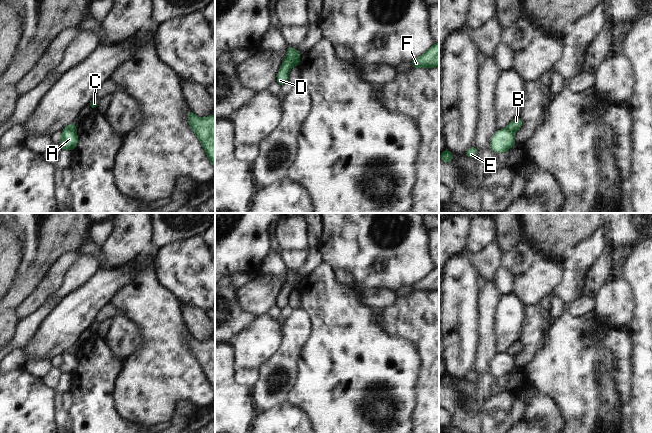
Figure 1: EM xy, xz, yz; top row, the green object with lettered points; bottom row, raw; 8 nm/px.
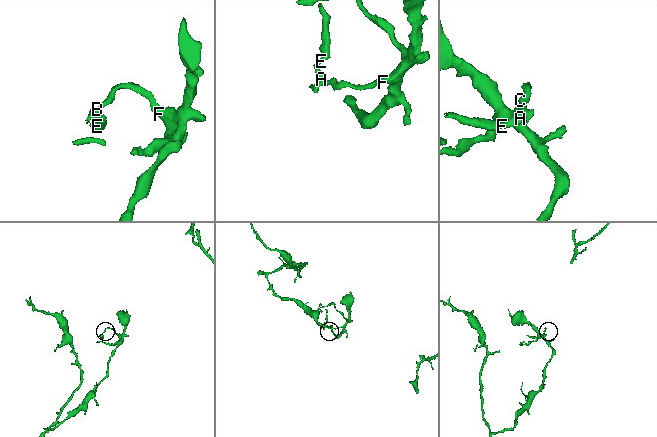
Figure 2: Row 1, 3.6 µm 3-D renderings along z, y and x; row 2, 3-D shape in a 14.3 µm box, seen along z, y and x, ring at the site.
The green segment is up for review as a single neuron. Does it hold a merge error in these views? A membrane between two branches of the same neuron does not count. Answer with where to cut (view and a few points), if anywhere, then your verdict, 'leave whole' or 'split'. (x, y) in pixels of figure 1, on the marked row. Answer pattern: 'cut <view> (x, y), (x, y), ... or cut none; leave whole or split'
cut xz (299, 57), (286, 58); split

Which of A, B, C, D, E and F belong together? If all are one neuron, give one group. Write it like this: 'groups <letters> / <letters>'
groups A E / B C D F

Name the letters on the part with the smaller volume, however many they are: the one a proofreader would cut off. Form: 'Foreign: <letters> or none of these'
Foreign: A, E

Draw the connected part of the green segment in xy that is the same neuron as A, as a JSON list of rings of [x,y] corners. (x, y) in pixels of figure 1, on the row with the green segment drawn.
[[[62,130],[61,135],[62,135],[62,139],[61,142],[59,143],[59,147],[61,149],[66,149],[72,152],[78,143],[76,130],[74,131]]]

